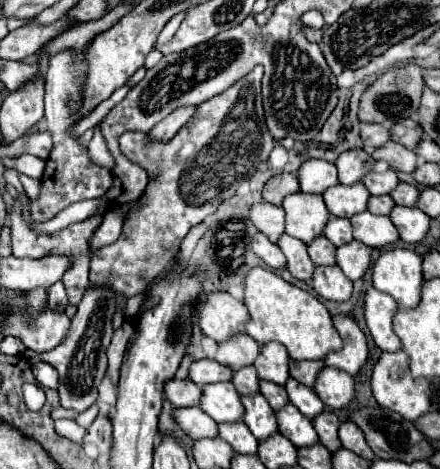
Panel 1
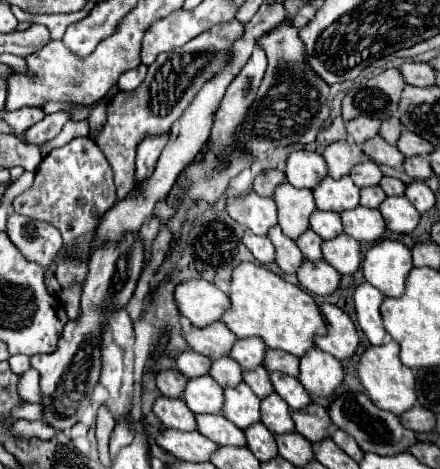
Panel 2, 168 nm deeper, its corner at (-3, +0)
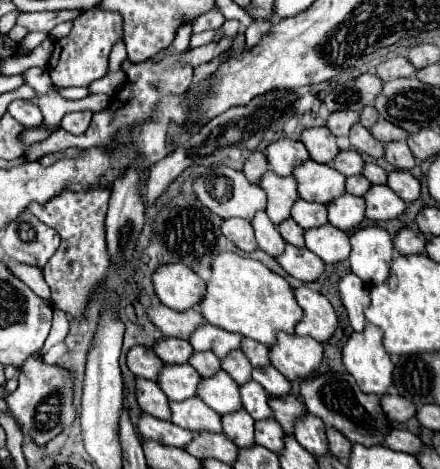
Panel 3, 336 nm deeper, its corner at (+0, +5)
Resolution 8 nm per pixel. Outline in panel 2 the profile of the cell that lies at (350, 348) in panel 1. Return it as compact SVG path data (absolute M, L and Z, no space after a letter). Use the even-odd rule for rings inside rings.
M322 304L320 312L324 316L328 334L314 336L314 346L332 354L338 360L348 360L358 346L358 332L352 320L348 318L346 312L342 312L338 306L332 304Z

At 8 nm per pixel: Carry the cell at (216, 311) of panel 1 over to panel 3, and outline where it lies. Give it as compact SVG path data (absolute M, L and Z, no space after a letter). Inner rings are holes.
M183 263L161 265L153 275L153 285L161 303L175 311L189 311L199 305L207 291L205 281Z

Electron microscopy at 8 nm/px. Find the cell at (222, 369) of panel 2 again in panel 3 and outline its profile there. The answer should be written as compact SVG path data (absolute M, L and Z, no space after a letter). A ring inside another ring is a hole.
M203 351L203 353L193 353L189 365L195 367L201 377L211 377L221 369L221 359L215 357L215 353L211 351Z

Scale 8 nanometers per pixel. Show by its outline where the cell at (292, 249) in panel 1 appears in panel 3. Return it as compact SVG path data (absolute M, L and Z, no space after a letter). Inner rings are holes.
M259 211L253 221L251 221L253 229L255 229L255 237L259 243L259 249L263 249L265 253L269 253L271 257L279 257L279 253L283 253L285 249L285 241L281 237L281 233L277 231L277 227L271 223L271 219L267 217L265 211Z

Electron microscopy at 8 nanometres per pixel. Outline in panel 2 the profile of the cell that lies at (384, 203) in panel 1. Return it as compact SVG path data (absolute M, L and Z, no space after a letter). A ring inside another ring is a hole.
M370 186L370 188L360 190L360 206L378 208L384 198L386 198L386 194L384 194L384 190L380 186Z

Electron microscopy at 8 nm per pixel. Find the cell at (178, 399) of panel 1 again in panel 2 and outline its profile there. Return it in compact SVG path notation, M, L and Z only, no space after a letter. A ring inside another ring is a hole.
M170 368L170 370L162 370L156 374L156 386L164 396L174 396L180 398L182 396L182 386L186 384L184 374L180 374L178 370Z

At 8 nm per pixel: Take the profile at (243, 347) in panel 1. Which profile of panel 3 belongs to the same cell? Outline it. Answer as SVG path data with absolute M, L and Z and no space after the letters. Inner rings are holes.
M157 305L157 307L151 307L147 311L149 319L161 329L161 333L165 337L179 337L179 339L189 339L191 333L197 329L197 325L203 325L205 319L201 317L199 311L173 311L165 305Z

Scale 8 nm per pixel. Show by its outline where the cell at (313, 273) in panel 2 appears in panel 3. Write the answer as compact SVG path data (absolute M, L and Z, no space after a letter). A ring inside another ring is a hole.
M287 245L287 249L283 251L283 255L277 257L277 261L291 277L301 279L305 283L317 281L319 275L325 271L325 263L315 253L293 245Z

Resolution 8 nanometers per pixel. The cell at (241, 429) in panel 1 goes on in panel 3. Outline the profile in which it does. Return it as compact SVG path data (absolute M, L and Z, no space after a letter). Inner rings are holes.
M189 399L181 403L171 403L173 417L171 421L183 429L189 429L193 433L209 431L209 433L223 433L221 417L209 405L205 405L201 399Z

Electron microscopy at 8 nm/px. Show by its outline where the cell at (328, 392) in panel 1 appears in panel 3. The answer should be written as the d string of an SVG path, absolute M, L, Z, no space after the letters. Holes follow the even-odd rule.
M277 335L277 343L271 347L271 365L279 369L289 381L305 381L311 379L319 365L323 363L323 345L311 337L299 337L299 335Z

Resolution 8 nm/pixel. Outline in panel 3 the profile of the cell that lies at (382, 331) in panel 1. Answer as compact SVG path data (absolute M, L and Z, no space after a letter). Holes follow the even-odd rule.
M349 273L349 275L345 275L345 277L341 279L341 283L339 283L339 293L341 293L341 301L343 301L345 309L347 309L351 327L353 327L355 331L365 329L367 319L365 319L365 315L363 315L363 309L367 307L367 301L371 301L371 299L369 299L369 287L367 287L363 281L359 281L357 275Z

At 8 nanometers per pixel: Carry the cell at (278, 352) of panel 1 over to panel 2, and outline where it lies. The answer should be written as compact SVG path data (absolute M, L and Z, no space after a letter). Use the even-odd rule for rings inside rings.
M240 338L234 342L228 356L240 364L242 370L252 370L256 366L262 366L262 354L266 352L266 346L262 346L262 340L252 338Z

